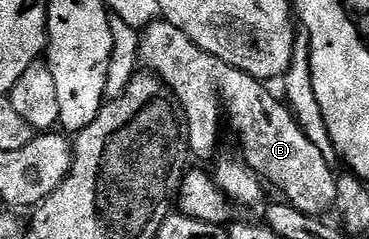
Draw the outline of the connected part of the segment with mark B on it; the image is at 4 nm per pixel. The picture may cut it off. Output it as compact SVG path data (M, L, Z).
M158 18L140 33L139 52L137 58L140 67L146 73L158 76L169 89L173 91L173 99L179 105L179 111L183 117L183 131L187 137L187 148L190 153L197 156L209 156L217 148L221 140L221 123L226 120L231 131L237 135L237 144L241 147L240 159L244 160L252 172L257 173L262 181L274 184L282 192L284 199L295 210L303 210L303 214L324 217L325 212L334 211L335 186L338 173L335 168L327 164L322 151L307 138L307 134L298 124L295 116L290 111L289 105L284 99L272 96L266 85L256 80L251 74L247 74L238 68L232 68L227 62L207 54L183 30L171 26L165 19Z

